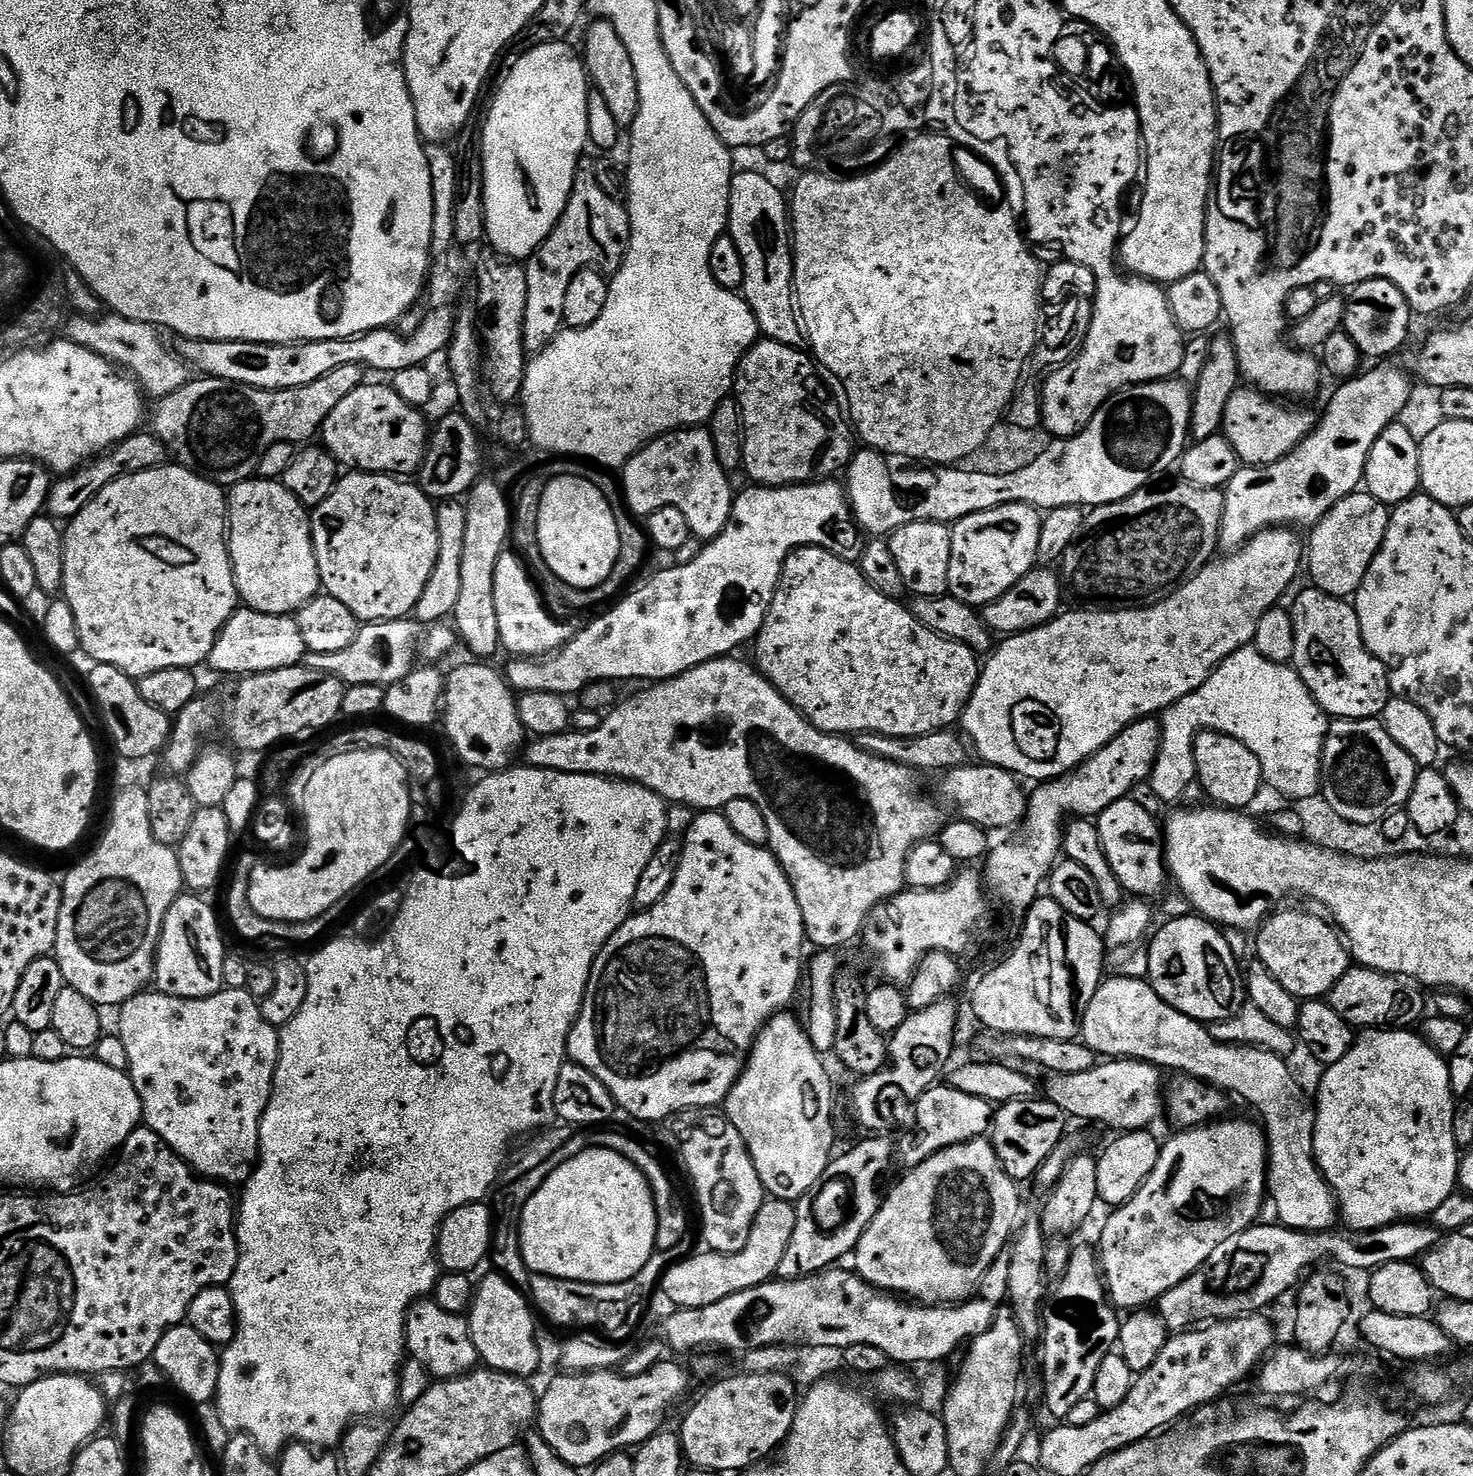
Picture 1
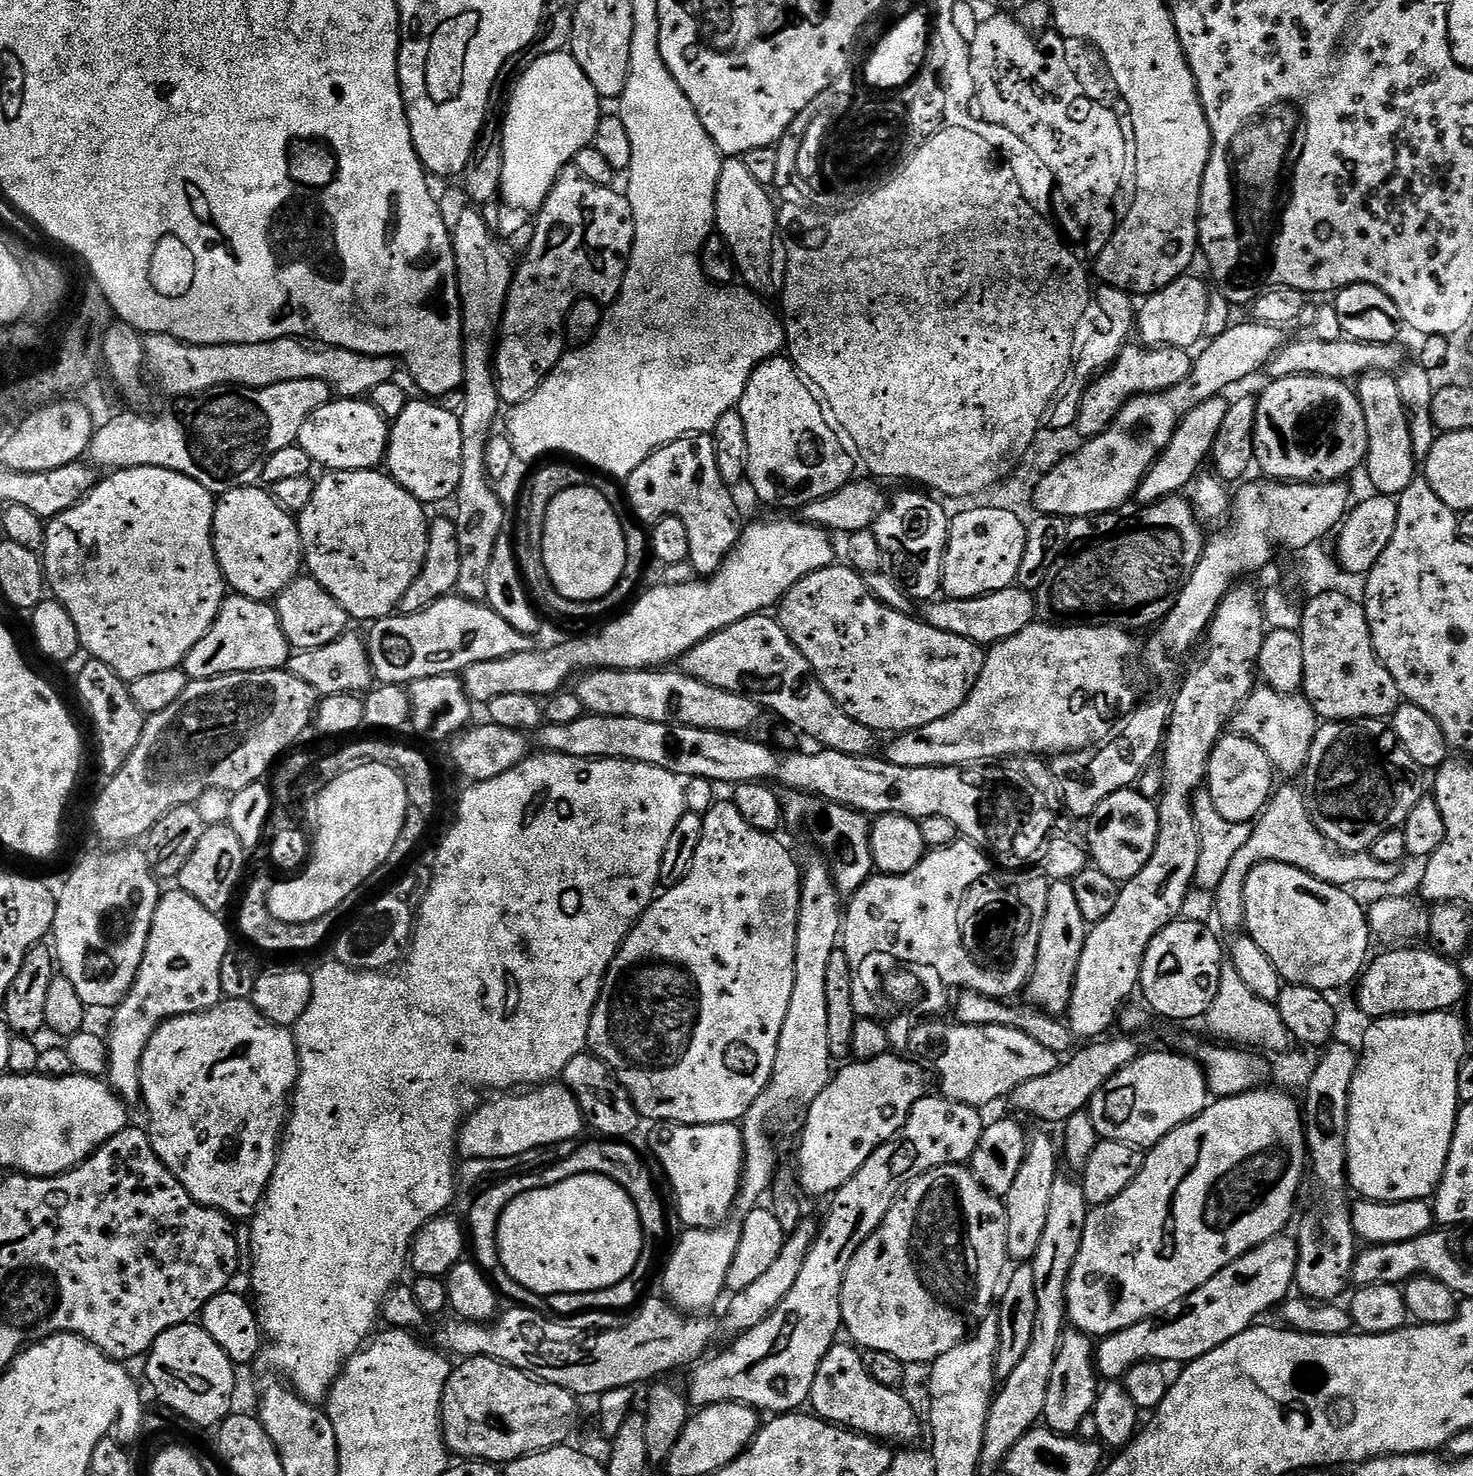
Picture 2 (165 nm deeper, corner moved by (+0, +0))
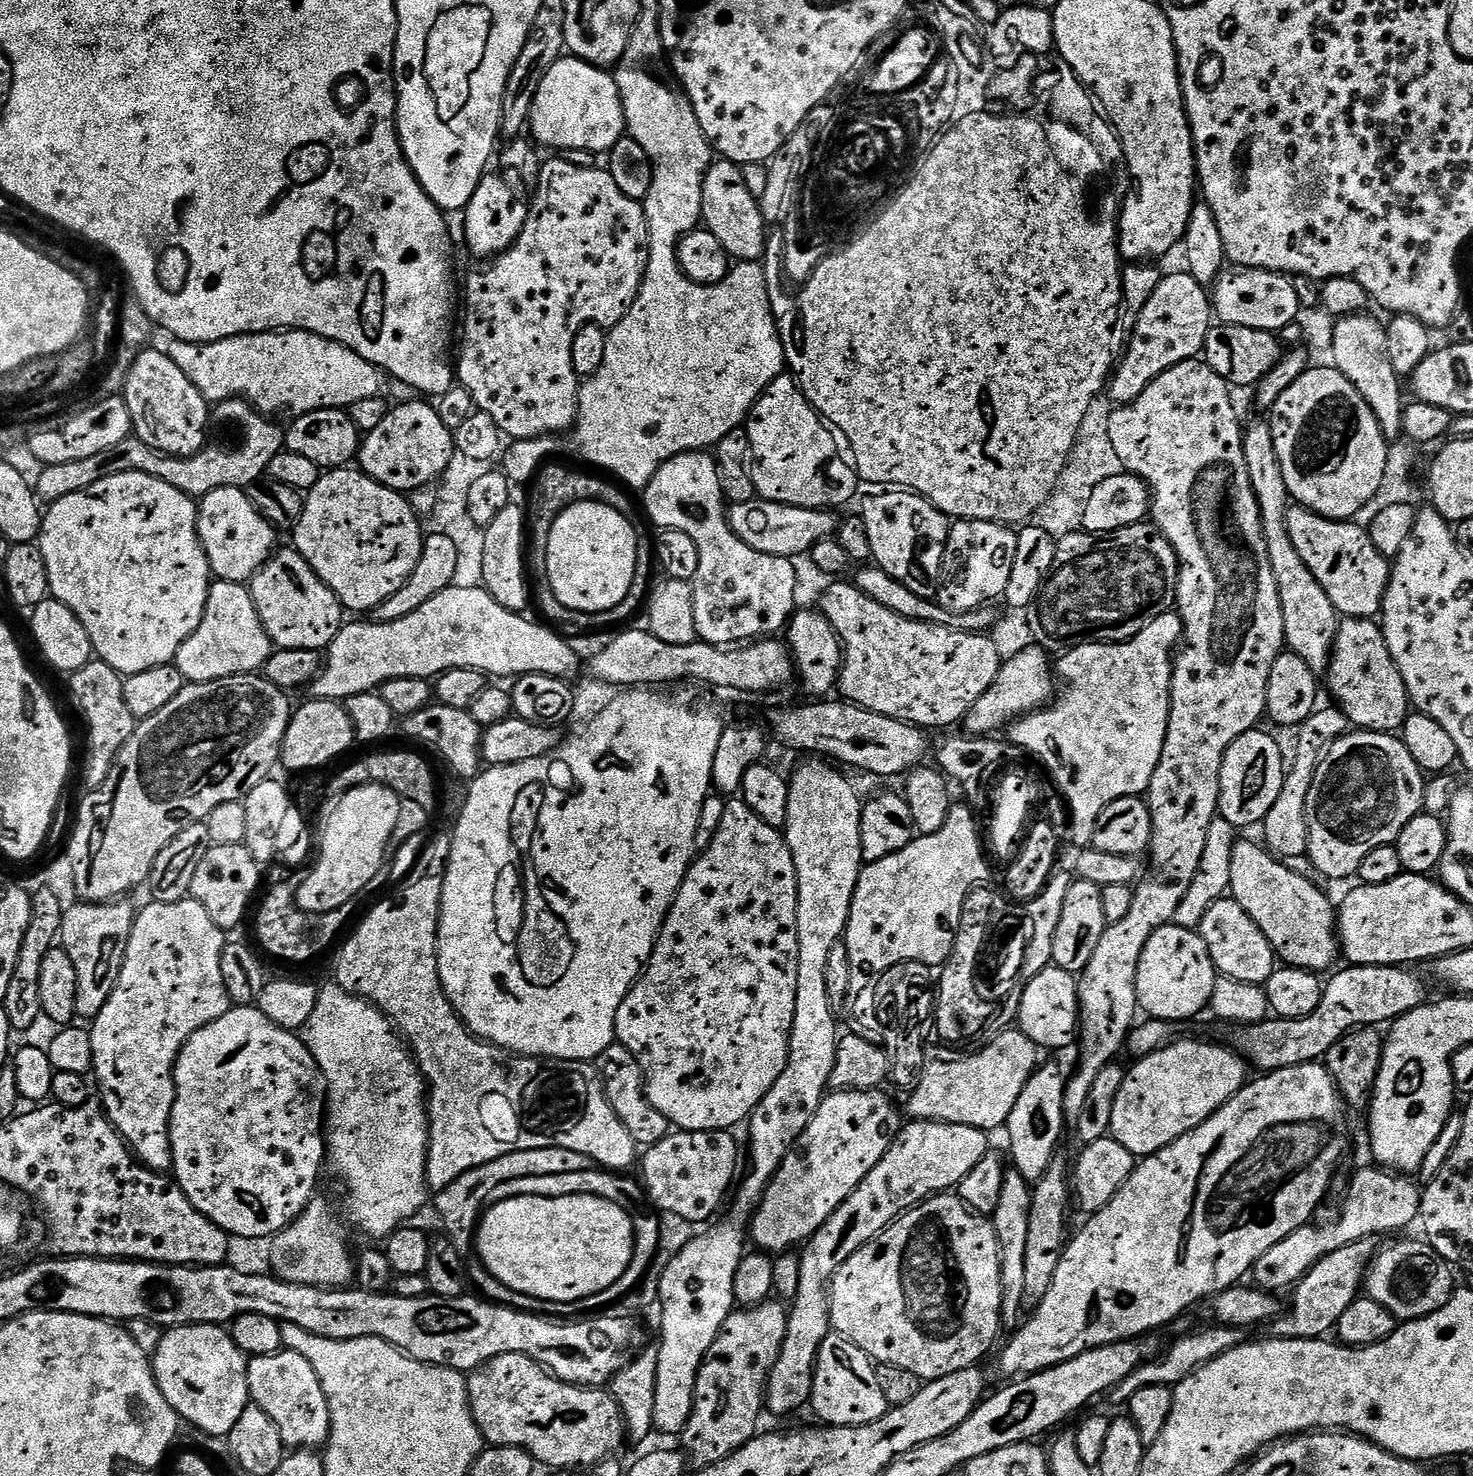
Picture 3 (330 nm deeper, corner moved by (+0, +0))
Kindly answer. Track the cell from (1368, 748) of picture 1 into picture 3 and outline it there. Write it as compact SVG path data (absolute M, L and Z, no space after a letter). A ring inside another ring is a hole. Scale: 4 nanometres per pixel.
M1352 730L1338 737L1320 758L1313 785L1306 797L1305 818L1308 823L1307 859L1328 880L1356 876L1362 858L1378 846L1395 844L1398 834L1410 822L1410 818L1421 815L1424 804L1425 773L1421 772L1418 762L1410 758L1403 739L1387 732L1365 732Z

